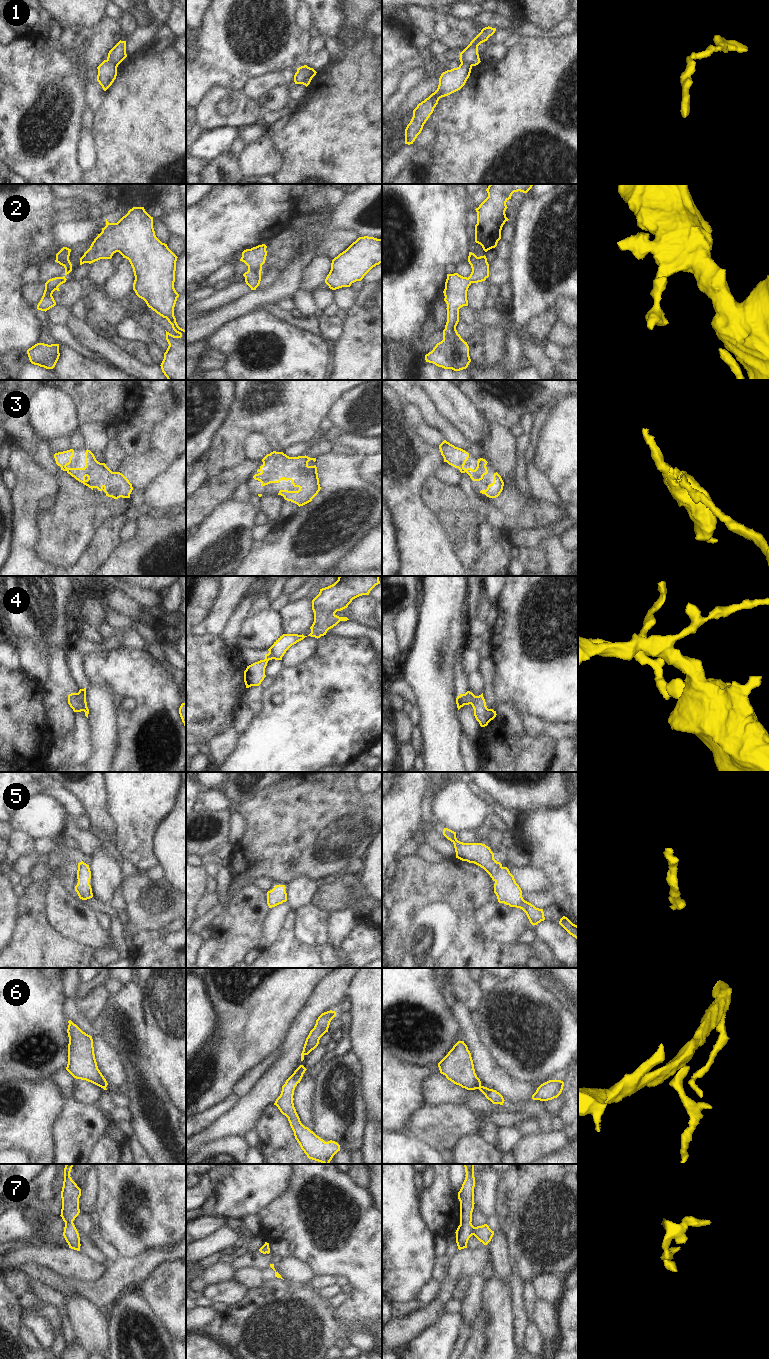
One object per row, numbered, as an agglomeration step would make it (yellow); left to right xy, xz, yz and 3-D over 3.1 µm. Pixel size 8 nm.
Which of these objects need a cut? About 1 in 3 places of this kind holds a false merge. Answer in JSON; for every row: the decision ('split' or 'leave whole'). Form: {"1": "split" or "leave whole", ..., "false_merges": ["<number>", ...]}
{"1": "split", "2": "leave whole", "3": "leave whole", "4": "leave whole", "5": "leave whole", "6": "split", "7": "leave whole", "false_merges": ["1", "6"]}

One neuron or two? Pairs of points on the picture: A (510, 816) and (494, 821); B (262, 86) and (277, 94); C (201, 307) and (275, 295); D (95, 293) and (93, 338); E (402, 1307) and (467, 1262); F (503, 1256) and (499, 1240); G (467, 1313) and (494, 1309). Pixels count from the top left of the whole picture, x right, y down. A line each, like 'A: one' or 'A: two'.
A: two
B: two
C: two
D: two
E: two
F: one
G: two

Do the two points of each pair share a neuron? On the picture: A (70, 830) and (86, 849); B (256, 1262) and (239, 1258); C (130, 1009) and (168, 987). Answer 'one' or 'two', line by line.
A: one
B: one
C: two

